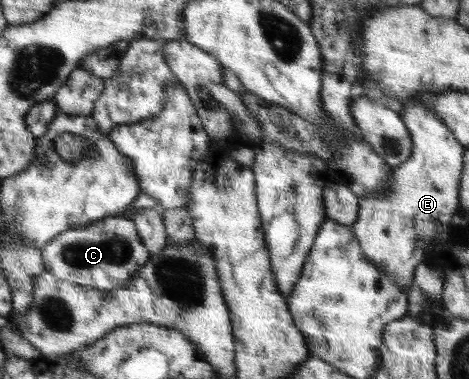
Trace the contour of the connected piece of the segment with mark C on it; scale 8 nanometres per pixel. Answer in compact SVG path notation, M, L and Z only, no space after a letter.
M124 215L106 217L99 219L98 222L82 225L72 230L65 230L58 237L54 237L51 242L48 242L47 246L42 248L42 252L46 270L50 274L56 275L56 278L62 278L82 286L94 286L103 290L124 288L129 278L135 276L140 267L148 262L148 257L151 254L142 245L134 221Z

